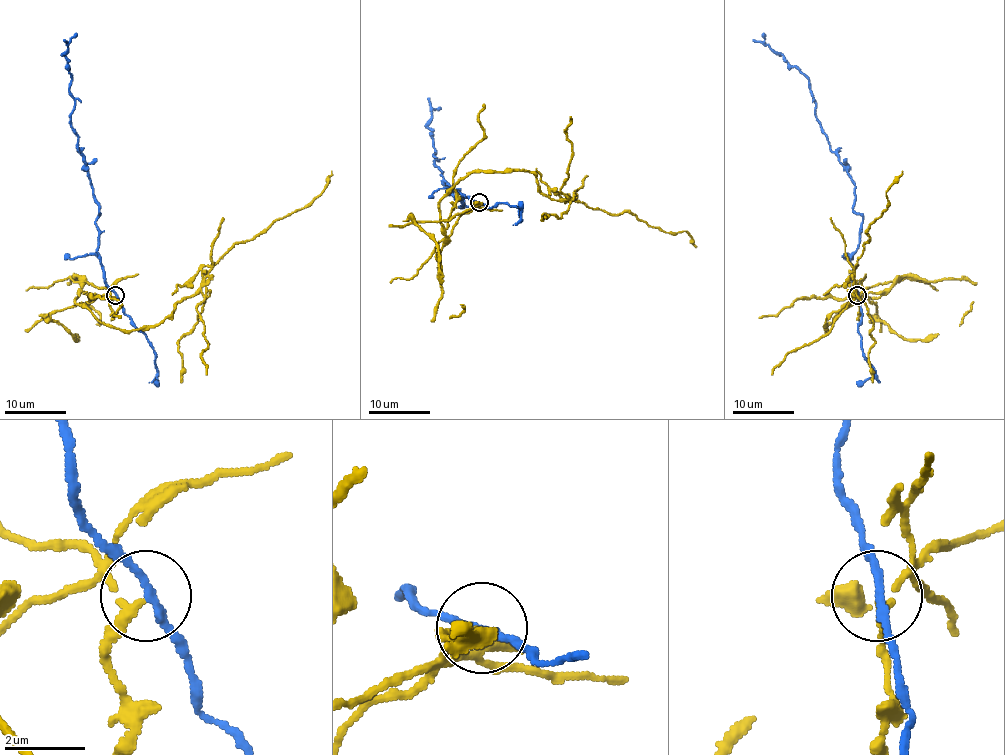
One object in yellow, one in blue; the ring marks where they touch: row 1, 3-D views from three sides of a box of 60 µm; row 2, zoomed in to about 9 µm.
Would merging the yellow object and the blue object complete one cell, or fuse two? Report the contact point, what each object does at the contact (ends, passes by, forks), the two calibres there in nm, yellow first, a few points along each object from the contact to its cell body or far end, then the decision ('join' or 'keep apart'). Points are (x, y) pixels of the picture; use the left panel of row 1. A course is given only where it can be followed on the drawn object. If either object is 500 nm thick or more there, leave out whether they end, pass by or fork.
(115, 295) | yellow passes by | blue passes by | 170/190 nm | yellow via (116, 297), (86, 281), (76, 303), (114, 328), (158, 326), (233, 245), (306, 207), (331, 171) | blue via (116, 295), (105, 281), (97, 249), (99, 210), (71, 125), (74, 100), (63, 40) | keep apart

